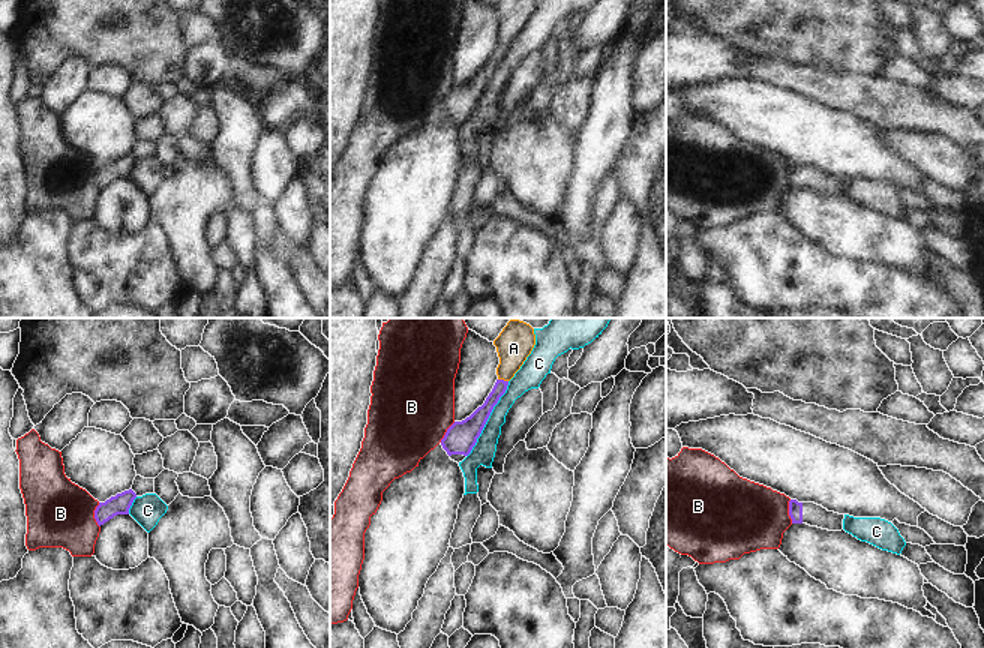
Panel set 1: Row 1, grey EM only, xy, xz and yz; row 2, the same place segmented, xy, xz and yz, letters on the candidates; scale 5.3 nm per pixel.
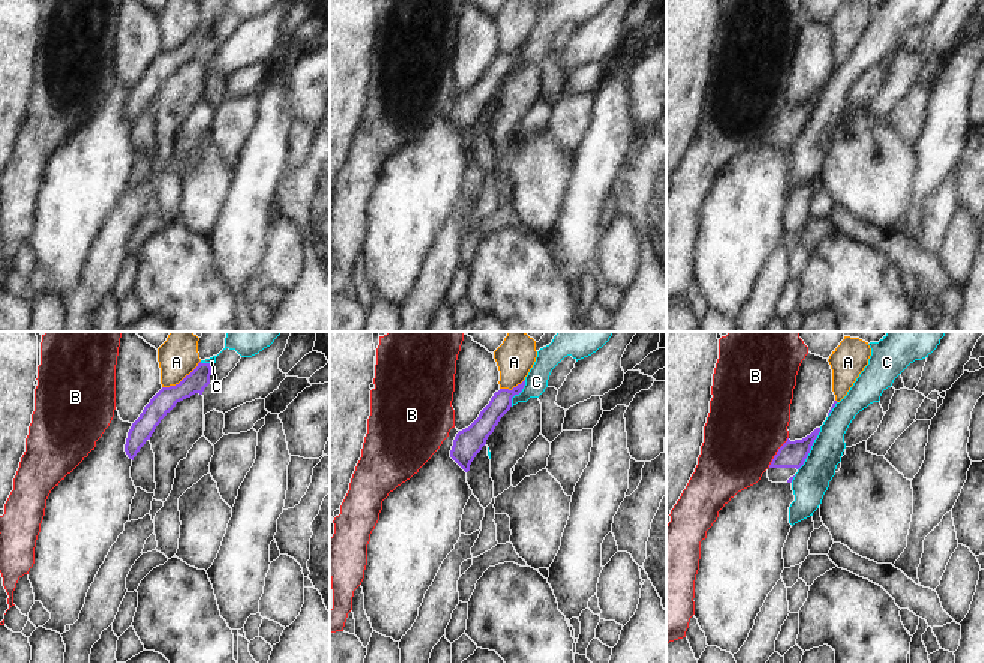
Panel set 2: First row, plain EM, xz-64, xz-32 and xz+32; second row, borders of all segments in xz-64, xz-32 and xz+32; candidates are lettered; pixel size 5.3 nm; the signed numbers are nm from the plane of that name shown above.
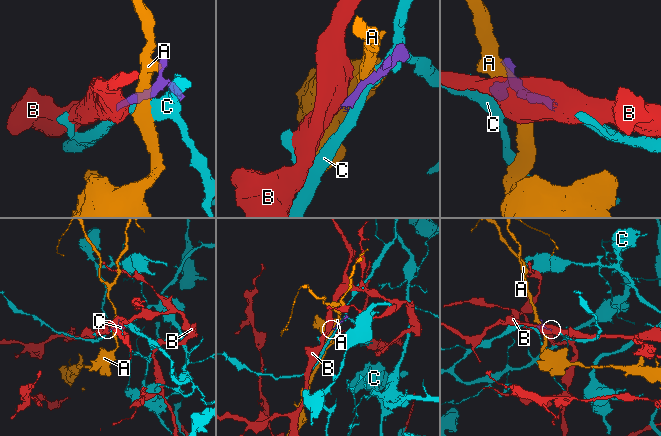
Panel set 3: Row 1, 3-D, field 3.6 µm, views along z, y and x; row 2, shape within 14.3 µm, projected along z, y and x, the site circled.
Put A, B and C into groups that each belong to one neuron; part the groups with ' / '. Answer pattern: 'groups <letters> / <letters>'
groups A / B / C

